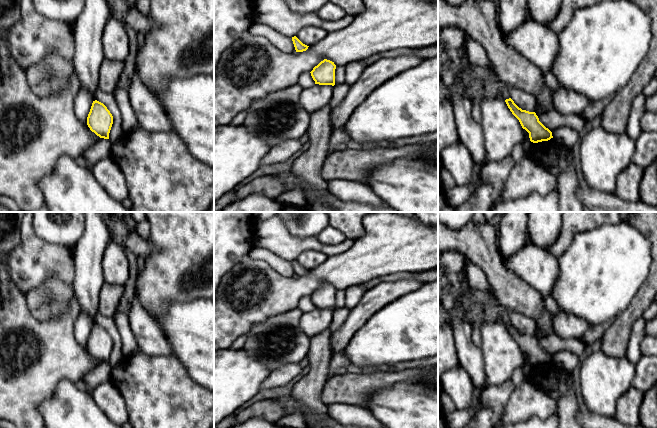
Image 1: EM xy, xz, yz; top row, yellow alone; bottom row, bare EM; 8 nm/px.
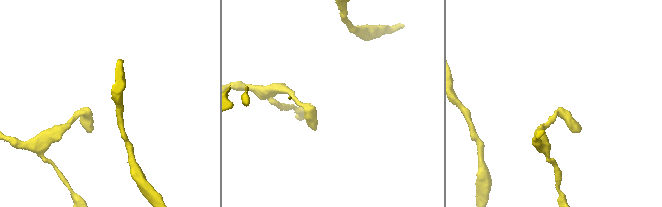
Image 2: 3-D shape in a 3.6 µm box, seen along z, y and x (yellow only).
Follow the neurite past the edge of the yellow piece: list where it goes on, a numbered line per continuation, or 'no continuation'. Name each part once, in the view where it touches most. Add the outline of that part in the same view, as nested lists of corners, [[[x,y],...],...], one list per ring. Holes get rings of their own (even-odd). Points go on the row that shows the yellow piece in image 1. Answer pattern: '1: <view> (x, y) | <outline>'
no continuation

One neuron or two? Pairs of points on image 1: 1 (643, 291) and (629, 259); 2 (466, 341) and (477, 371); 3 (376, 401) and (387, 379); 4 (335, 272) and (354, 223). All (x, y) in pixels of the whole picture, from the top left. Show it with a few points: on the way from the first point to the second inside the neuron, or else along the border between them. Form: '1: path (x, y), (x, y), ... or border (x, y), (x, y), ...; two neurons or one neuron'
1: border (646, 277), (628, 305); two neurons
2: path (466, 348), (473, 364); one neuron
3: border (397, 382), (374, 391), (366, 407); two neurons
4: border (363, 222), (365, 233), (355, 240); two neurons

